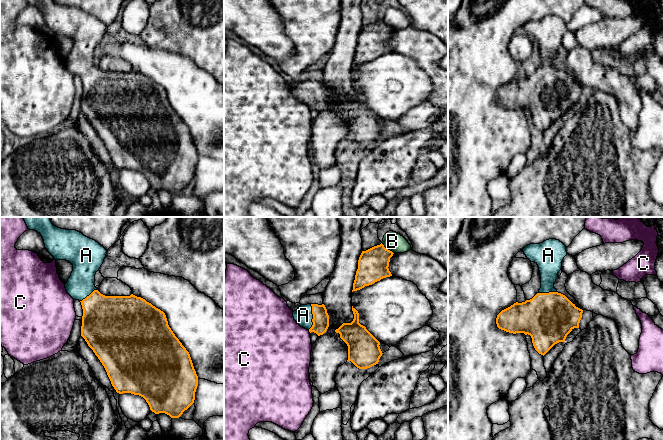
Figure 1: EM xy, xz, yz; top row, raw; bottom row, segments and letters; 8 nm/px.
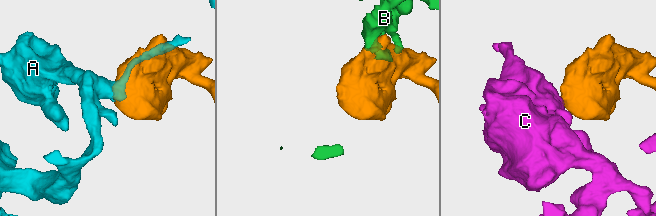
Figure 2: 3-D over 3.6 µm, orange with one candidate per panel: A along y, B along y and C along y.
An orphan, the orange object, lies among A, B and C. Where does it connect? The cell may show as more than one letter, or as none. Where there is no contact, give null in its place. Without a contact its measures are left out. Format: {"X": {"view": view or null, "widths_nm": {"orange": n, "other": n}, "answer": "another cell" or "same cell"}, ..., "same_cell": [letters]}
{"A": {"view": "xz", "widths_nm": {"orange": 130, "other": 150}, "answer": "same cell"}, "B": {"view": "xz", "widths_nm": {"orange": 240, "other": 150}, "answer": "another cell"}, "C": {"view": "xz", "widths_nm": {"orange": 130, "other": 460}, "answer": "another cell"}, "same_cell": ["A"]}

